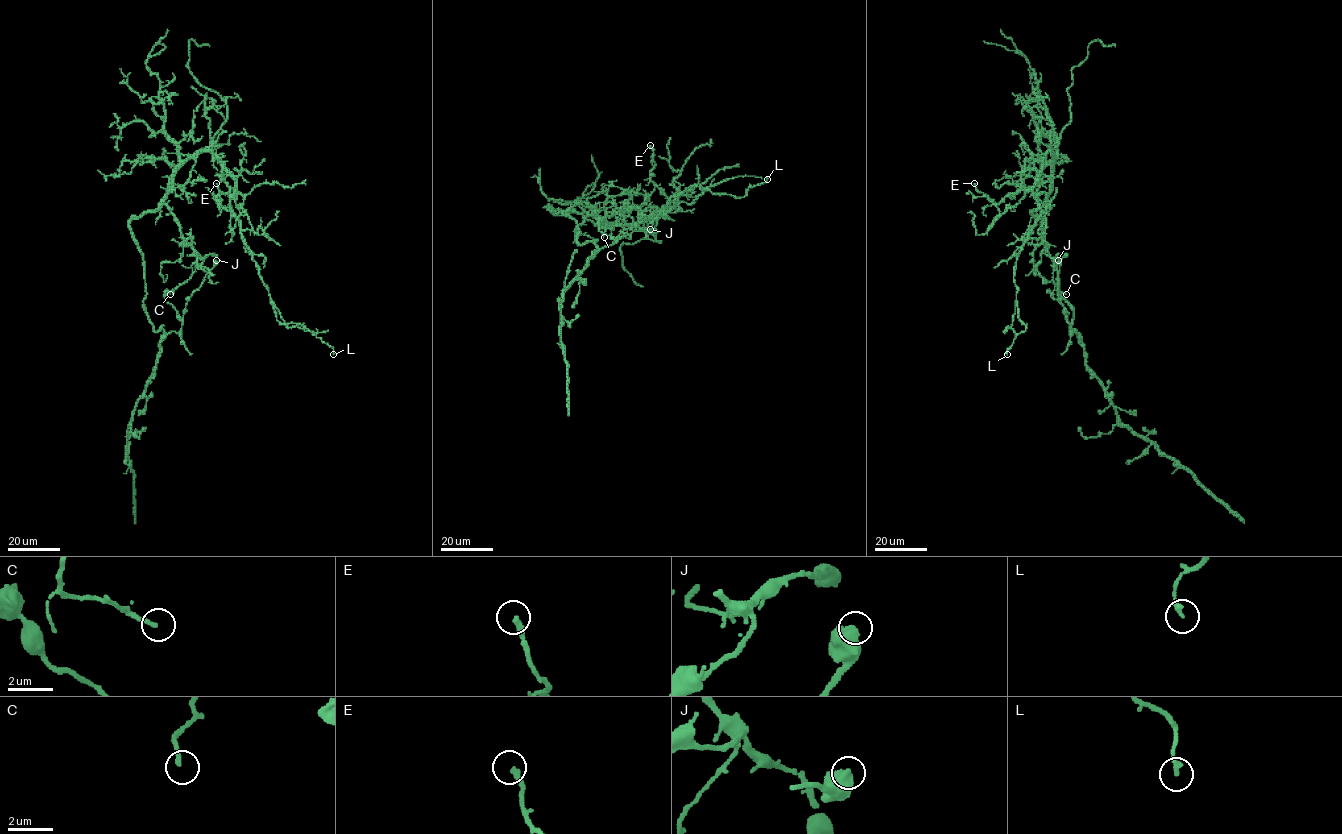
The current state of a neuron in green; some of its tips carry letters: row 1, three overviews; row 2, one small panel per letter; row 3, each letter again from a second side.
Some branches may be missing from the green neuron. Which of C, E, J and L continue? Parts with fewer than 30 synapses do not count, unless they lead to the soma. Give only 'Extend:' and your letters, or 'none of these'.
Extend: none of these

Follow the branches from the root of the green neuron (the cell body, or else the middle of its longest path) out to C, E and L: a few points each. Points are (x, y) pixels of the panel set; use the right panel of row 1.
C: (1042, 220), (1030, 213), (1047, 203), (1045, 221), (1038, 234), (1045, 253), (1055, 263), (1055, 290), (1066, 294)
E: (1042, 220), (1030, 213), (1043, 205), (1051, 188), (1051, 152), (1029, 190), (999, 203), (974, 183)
L: (1042, 220), (1030, 213), (1051, 188), (1050, 151), (1034, 188), (1041, 216), (1015, 262), (1026, 329), (1007, 354)

